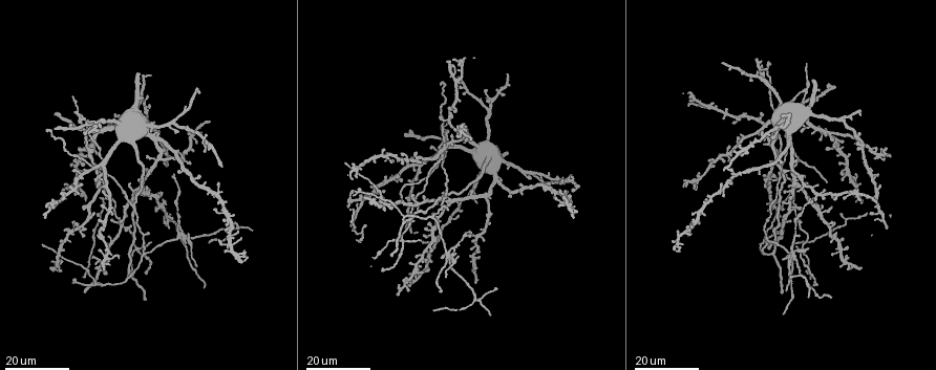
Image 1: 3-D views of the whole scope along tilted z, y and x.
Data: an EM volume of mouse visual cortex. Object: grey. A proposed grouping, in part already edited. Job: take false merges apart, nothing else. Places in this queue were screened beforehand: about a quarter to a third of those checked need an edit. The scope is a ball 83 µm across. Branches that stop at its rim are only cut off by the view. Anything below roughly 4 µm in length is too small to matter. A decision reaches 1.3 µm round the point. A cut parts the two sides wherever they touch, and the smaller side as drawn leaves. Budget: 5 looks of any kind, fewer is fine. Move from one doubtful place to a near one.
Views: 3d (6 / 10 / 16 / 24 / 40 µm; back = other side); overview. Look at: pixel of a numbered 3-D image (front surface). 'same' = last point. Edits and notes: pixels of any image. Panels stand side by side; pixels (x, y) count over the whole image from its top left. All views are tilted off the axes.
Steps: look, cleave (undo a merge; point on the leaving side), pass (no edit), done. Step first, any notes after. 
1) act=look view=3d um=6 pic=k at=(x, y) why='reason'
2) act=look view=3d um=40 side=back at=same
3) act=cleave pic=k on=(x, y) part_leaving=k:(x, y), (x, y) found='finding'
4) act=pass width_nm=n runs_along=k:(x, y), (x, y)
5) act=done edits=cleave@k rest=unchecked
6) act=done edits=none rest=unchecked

act=look view=3d um=16 pic=1 at=(390, 154) why='small branch off a trunk'

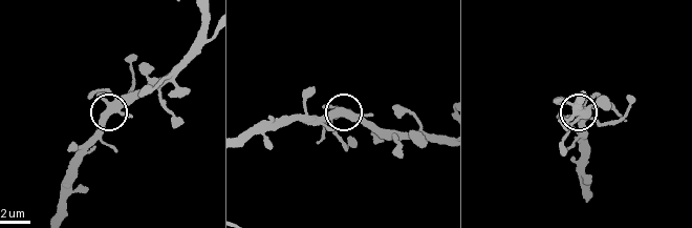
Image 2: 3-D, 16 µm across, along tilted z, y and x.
act=look view=3d um=10 pic=2 at=(331, 120)

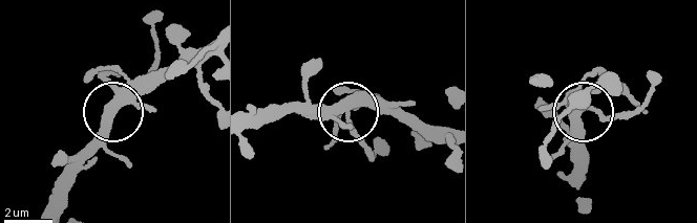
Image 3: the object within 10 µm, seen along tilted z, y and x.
act=look view=3d um=10 side=back pic=3 at=(348, 109)

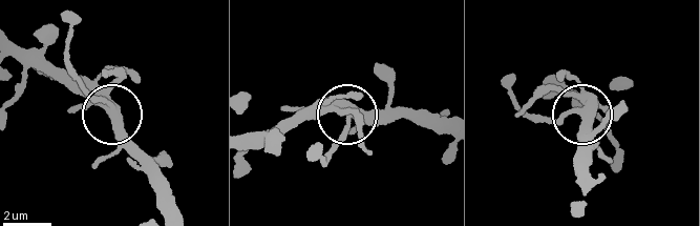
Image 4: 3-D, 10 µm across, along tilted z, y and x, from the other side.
act=pass side_arm_um=6 found='one neuron here'

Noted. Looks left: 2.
act=look view=3d um=24 pic=1 at=(706, 107) why='looks like a crossing'

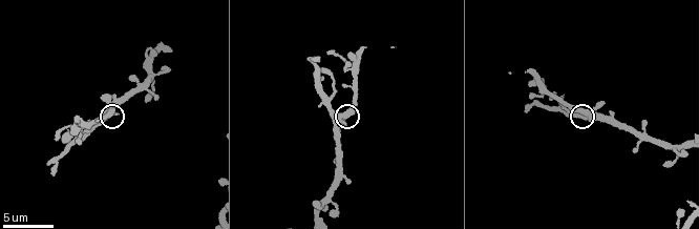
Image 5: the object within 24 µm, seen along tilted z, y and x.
act=look view=3d um=10 pic=5 at=(343, 114)

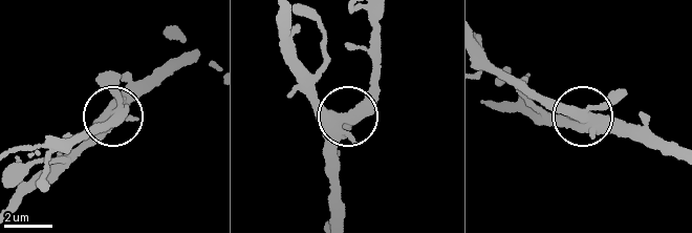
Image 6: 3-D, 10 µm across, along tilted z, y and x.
act=pass width_nm=460 found='continuous, no second neuron'

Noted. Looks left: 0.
act=done edits=none rest=unchecked

